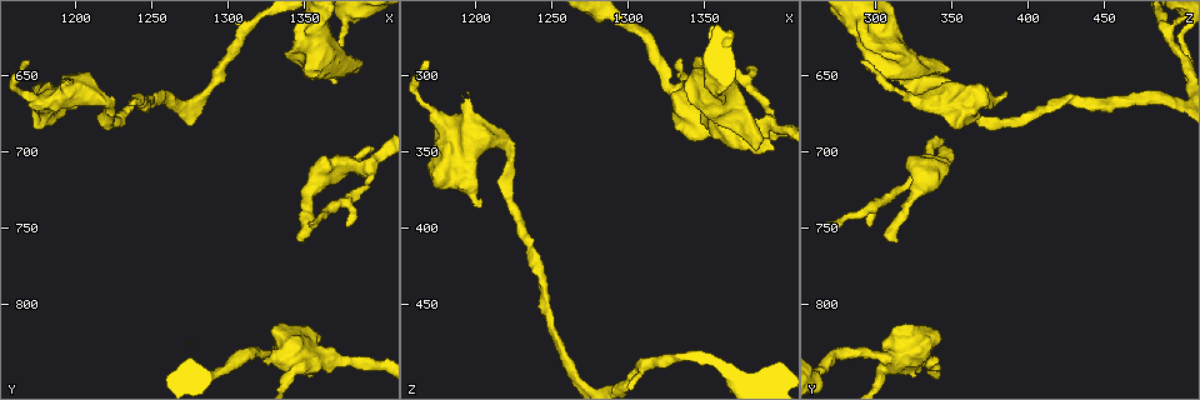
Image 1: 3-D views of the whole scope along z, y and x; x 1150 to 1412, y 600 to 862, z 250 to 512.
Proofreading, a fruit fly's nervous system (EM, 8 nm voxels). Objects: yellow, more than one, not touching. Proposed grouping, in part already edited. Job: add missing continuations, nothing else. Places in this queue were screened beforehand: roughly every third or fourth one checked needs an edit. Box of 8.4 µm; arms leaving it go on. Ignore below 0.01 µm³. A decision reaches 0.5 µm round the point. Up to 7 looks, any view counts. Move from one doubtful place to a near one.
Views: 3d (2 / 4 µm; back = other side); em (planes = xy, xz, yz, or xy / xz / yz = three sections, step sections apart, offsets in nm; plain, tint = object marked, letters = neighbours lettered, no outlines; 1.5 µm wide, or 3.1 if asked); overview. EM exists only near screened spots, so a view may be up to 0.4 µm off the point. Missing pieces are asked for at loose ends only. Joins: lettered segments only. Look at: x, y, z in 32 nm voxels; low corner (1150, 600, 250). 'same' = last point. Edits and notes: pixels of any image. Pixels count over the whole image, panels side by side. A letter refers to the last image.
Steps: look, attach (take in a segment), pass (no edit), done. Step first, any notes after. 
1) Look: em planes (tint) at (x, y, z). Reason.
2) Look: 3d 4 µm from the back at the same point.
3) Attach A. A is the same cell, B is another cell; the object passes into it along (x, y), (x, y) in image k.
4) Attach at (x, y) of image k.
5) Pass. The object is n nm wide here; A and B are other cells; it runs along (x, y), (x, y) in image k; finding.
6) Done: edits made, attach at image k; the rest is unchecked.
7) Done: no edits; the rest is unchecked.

Look: 3d 4 µm at (1382, 644, 348). Free end.

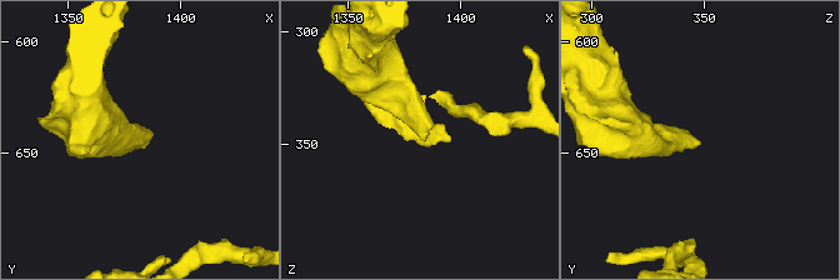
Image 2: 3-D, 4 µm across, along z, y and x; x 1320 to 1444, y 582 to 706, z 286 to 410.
Look: em planes (plain) at (1384, 645, 349).

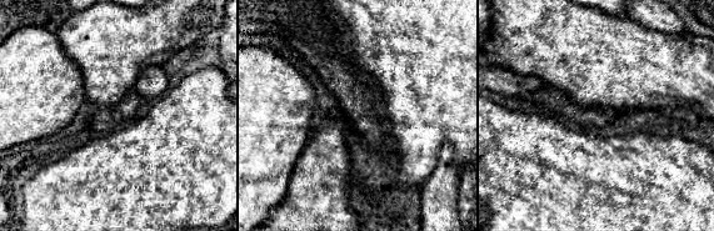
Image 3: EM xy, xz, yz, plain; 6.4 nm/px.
Look: em planes (letters) at the same point.

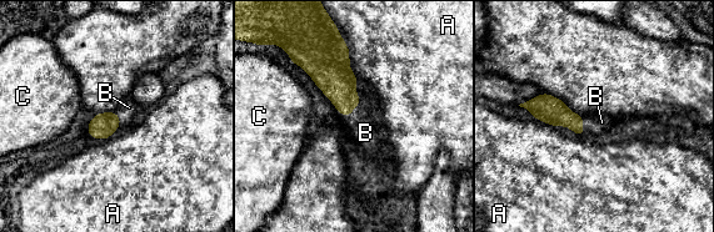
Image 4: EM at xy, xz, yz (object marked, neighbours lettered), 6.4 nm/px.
Attach B. The longest contact is with A, 200 nm; B is the same cell, A and C are other cells; the object passes into it along (103, 125), (119, 119), (129, 107) in image 4; it goes on there.

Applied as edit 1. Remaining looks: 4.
Look: overview. Redraw.

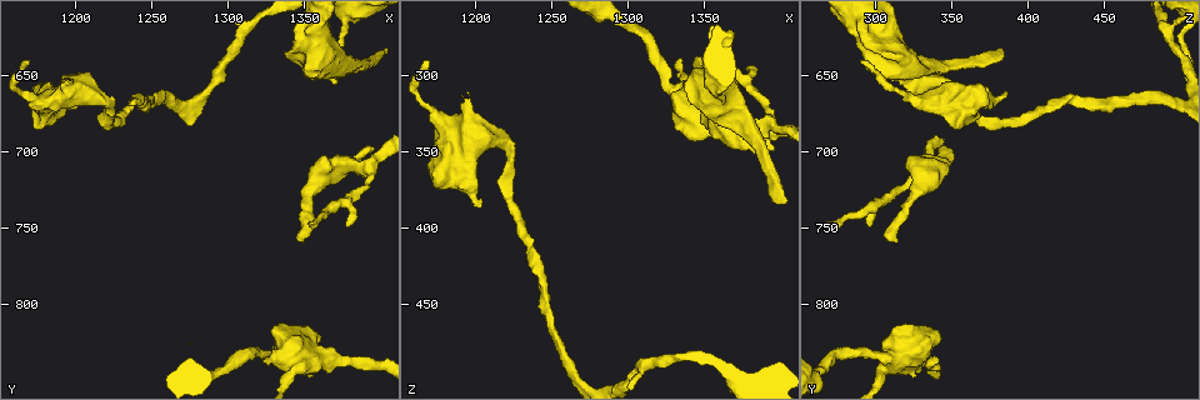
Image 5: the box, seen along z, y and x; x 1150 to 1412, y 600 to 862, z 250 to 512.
Look: em planes (letters) at (1380, 750, 296). Thin end.

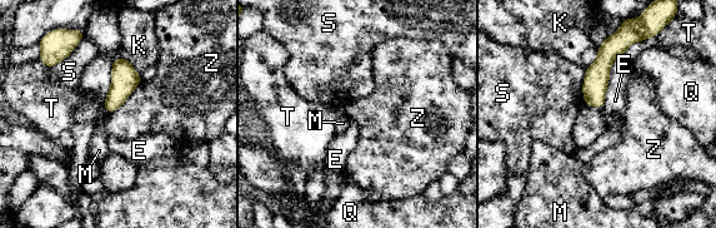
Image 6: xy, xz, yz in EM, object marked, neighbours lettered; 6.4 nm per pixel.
Pass. E, K, M, Q, S, T and Z are other cells; a border runs along (141, 80), (119, 107), (108, 113) in image 6; none of them fits.

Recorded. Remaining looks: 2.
Done: edits made, attach at image 4; the rest is unchecked.

